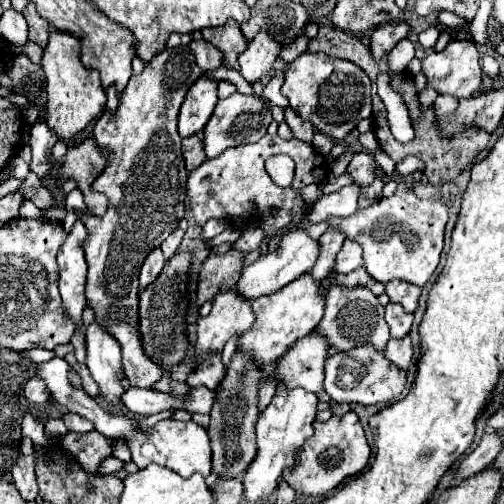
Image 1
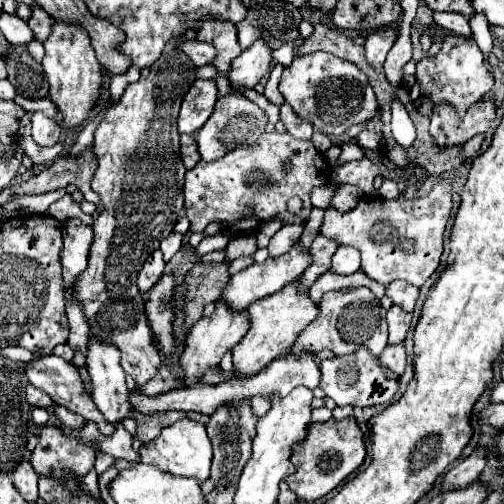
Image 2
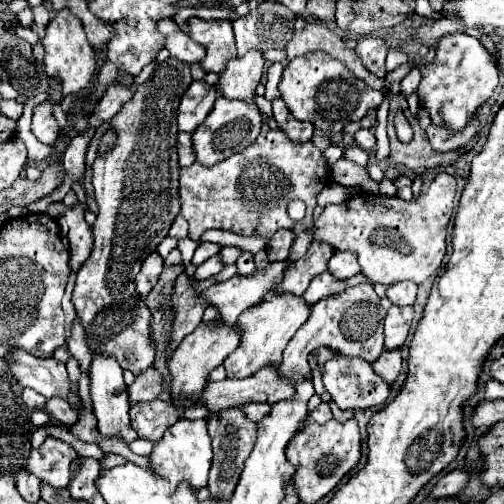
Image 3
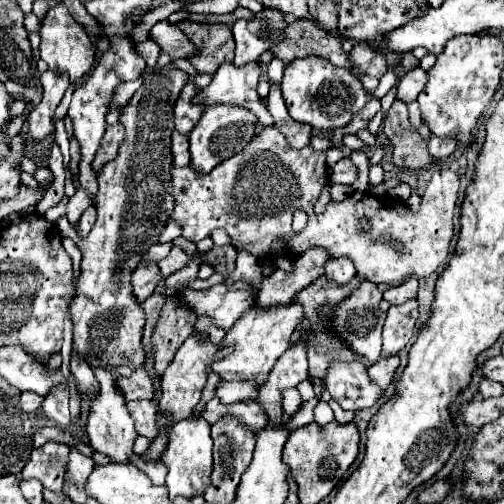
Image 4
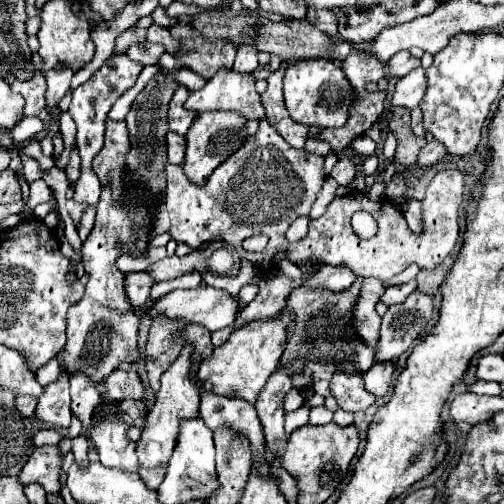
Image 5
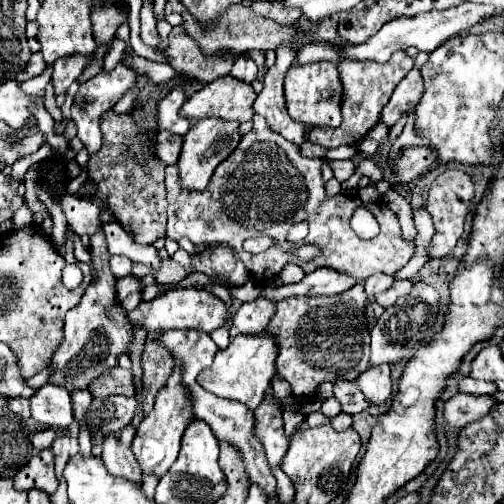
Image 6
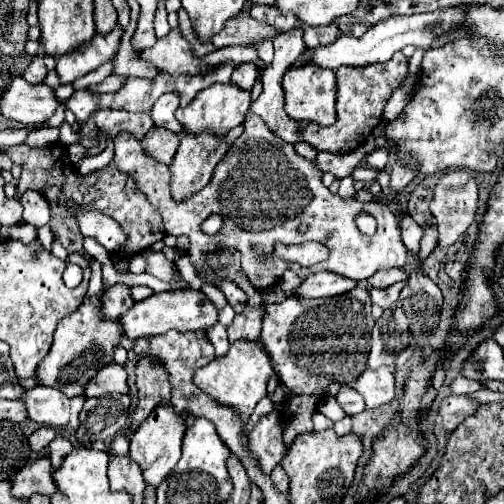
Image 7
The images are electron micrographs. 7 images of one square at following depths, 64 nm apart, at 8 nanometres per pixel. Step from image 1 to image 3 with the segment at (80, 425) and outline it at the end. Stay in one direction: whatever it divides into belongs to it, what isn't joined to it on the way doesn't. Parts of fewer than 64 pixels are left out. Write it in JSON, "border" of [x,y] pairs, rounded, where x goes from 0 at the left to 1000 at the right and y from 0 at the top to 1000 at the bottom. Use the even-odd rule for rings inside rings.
{"border":[[[115,786],[99,790],[99,794],[91,798],[91,810],[87,810],[87,813],[95,817],[99,829],[107,829],[111,837],[119,837],[123,845],[143,845],[143,841],[155,833],[155,817],[147,817],[147,813],[135,806],[135,798],[123,794],[123,790],[115,790]]]}

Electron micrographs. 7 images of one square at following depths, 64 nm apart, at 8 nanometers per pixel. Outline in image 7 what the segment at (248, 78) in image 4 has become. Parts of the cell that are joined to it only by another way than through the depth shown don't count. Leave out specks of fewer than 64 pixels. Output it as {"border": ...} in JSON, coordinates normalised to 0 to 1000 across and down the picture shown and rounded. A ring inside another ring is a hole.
{"border":[[[421,167],[405,179],[397,179],[389,198],[381,198],[381,206],[373,206],[373,214],[353,214],[349,238],[361,246],[365,266],[389,270],[401,262],[417,262],[425,270],[444,270],[460,254],[468,254],[472,246],[484,242],[484,226],[492,222],[496,202],[500,202],[496,183],[484,183],[484,179],[468,175],[464,167]]]}

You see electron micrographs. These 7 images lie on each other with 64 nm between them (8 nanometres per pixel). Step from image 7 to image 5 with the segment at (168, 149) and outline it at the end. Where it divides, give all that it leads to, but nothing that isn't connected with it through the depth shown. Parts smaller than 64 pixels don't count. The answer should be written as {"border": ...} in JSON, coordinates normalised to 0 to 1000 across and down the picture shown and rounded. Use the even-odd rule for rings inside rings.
{"border":[[[349,262],[329,266],[329,310],[333,325],[361,325],[365,321],[365,274]]]}

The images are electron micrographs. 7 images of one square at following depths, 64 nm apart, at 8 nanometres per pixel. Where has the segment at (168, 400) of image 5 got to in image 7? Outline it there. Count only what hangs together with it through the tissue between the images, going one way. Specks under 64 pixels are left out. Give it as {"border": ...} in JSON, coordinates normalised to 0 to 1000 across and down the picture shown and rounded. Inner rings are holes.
{"border":[[[317,802],[317,810],[310,810],[302,825],[286,833],[286,841],[278,841],[278,849],[258,873],[258,905],[282,929],[286,956],[294,964],[313,968],[321,952],[341,937],[341,929],[349,925],[357,909],[357,885],[361,885],[365,857],[369,857],[369,837],[353,821],[341,817],[337,802]]]}

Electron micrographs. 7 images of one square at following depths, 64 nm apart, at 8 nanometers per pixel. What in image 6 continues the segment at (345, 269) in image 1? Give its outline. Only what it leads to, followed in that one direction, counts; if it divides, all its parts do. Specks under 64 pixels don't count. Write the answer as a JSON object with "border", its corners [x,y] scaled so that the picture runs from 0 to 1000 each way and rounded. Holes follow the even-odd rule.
{"border":[[[631,532],[607,544],[591,563],[520,569],[516,587],[546,601],[581,587],[663,587],[698,571],[698,563],[706,563],[706,556],[698,556],[694,548],[659,540],[659,532]]]}

